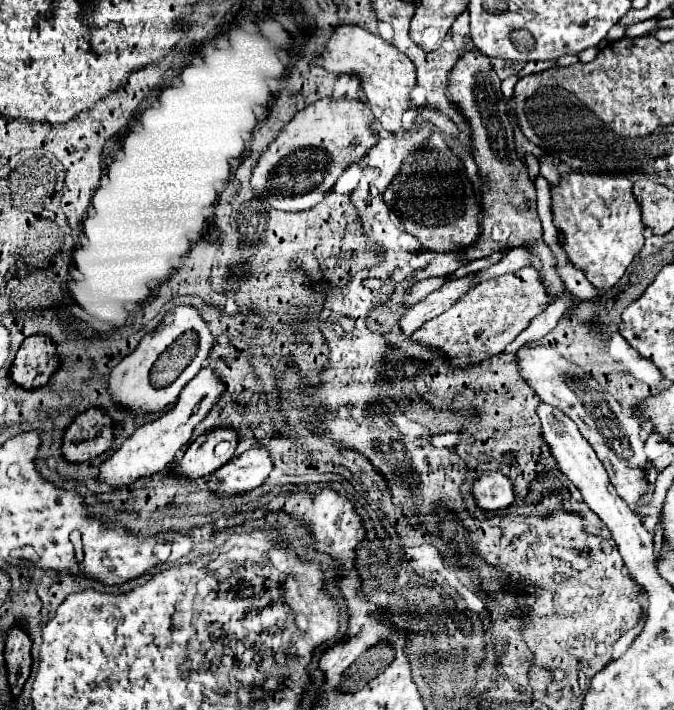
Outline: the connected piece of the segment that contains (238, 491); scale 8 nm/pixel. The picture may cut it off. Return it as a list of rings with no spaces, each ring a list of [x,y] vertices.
[[[250,449],[230,463],[222,465],[208,479],[208,489],[216,497],[224,495],[244,495],[260,487],[268,473],[272,471],[272,461],[266,449]]]

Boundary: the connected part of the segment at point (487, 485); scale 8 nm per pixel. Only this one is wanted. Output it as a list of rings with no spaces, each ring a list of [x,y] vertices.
[[[500,471],[482,473],[470,487],[470,493],[476,505],[486,511],[504,511],[514,503],[514,483],[510,477],[502,475]]]

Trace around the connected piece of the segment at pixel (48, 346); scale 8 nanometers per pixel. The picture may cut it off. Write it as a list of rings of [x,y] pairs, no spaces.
[[[32,335],[18,349],[10,367],[10,379],[22,389],[38,389],[48,383],[54,369],[58,369],[56,345],[50,337]]]

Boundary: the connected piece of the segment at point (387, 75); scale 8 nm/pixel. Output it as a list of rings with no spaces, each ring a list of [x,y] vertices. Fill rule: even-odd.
[[[338,25],[334,29],[334,33],[330,35],[330,41],[326,45],[326,51],[314,59],[314,63],[318,67],[322,67],[324,71],[328,71],[330,75],[354,75],[358,77],[368,105],[374,111],[374,117],[382,123],[382,127],[386,131],[402,131],[402,117],[404,113],[414,111],[416,113],[416,121],[430,121],[434,125],[434,129],[440,129],[444,133],[458,133],[456,125],[440,111],[436,109],[426,109],[426,107],[412,107],[410,105],[410,91],[414,87],[416,81],[416,71],[412,61],[400,53],[392,43],[384,41],[380,35],[374,35],[358,25]]]

